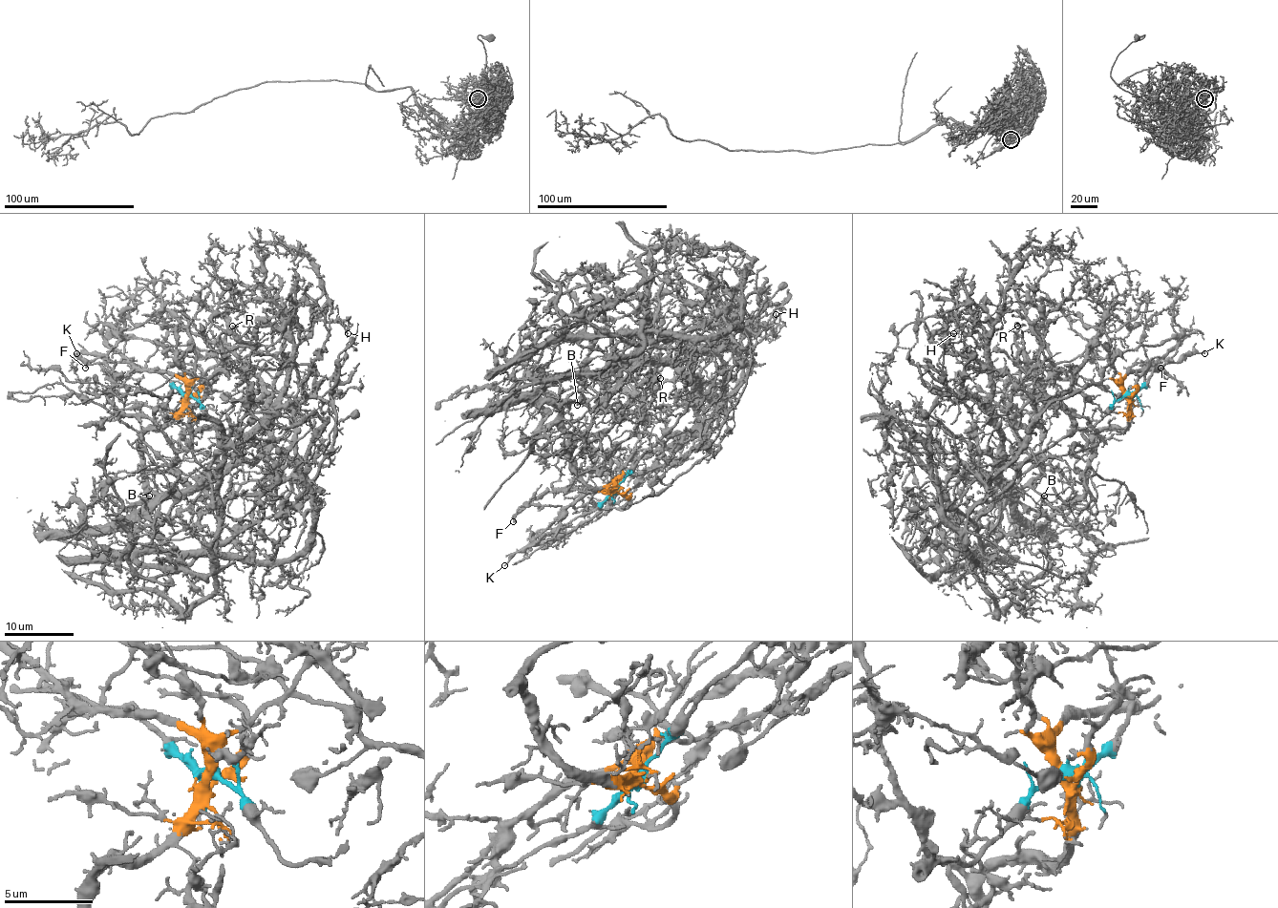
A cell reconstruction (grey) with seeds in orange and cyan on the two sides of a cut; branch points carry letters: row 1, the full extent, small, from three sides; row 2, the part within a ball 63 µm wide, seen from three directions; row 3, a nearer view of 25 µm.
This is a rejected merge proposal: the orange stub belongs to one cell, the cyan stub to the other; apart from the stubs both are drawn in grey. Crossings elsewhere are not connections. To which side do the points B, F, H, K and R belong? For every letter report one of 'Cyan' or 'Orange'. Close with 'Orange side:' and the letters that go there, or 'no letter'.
B: Orange
F: Orange
H: Cyan
K: Cyan
R: Orange
Orange side: B, F, R

